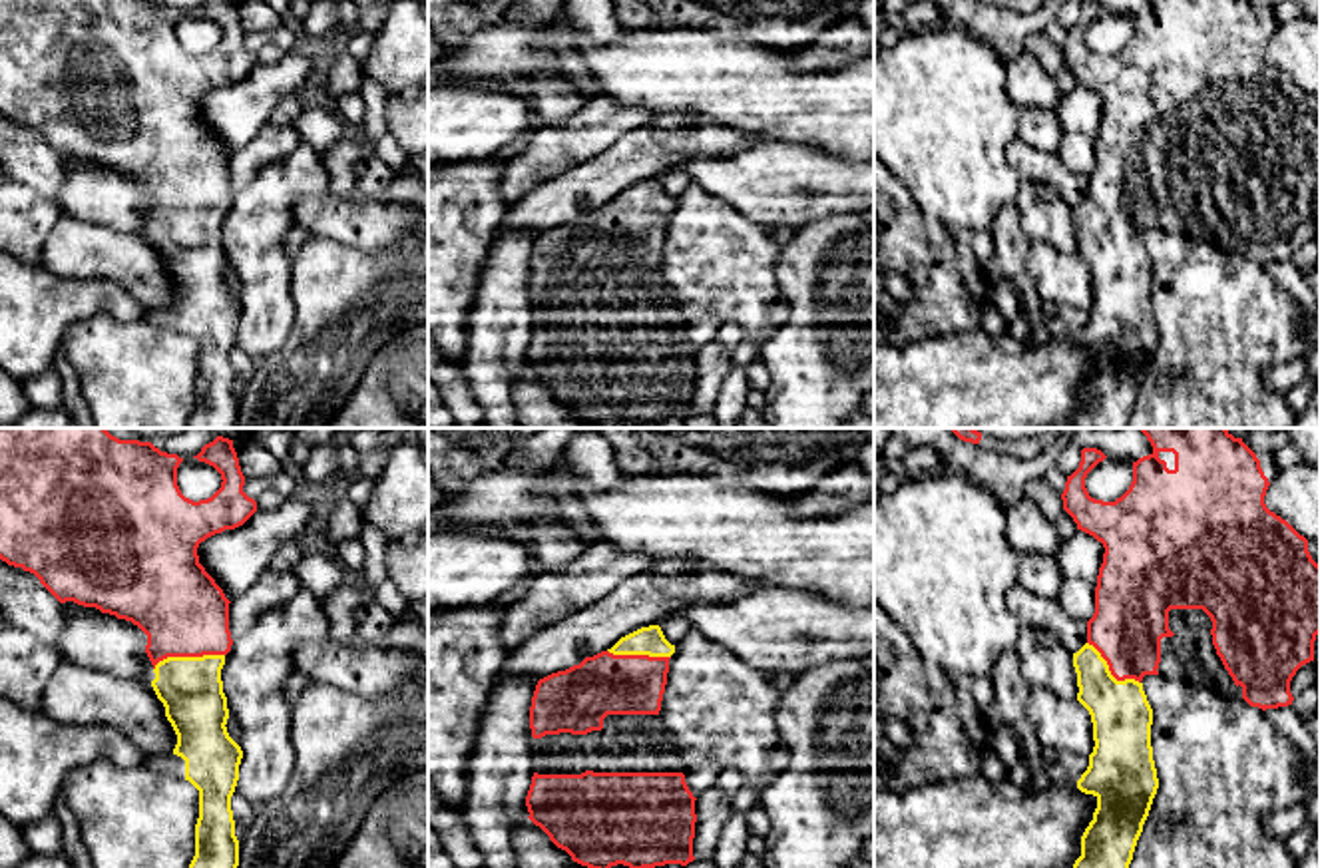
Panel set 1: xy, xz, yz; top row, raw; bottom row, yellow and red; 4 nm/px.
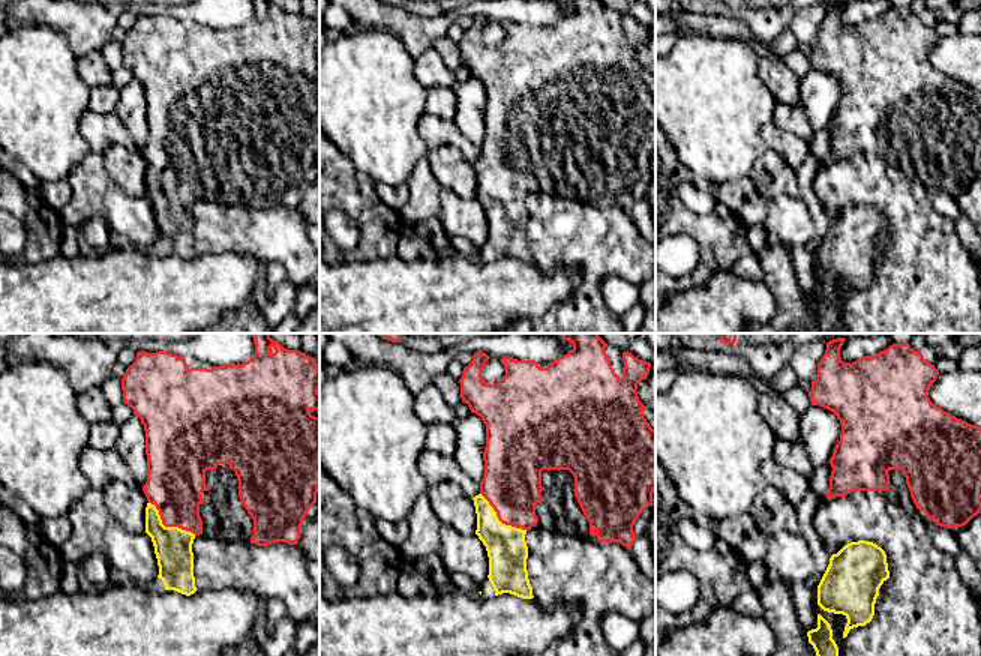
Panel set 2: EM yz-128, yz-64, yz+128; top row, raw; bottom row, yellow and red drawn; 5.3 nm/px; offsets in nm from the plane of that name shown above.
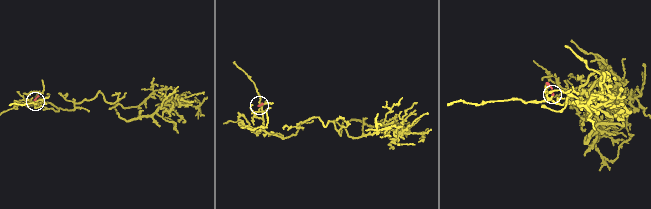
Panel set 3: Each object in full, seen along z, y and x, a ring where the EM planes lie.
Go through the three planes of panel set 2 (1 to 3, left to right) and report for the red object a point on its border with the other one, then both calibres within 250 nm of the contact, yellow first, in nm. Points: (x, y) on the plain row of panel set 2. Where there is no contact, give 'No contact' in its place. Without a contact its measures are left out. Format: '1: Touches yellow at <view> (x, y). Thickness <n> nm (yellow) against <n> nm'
1: Touches yellow at yz-128 (168, 191). Thickness 200 nm (yellow) against 300 nm
2: Touches yellow at yz-64 (498, 183). Thickness 220 nm (yellow) against 320 nm
3: No contact

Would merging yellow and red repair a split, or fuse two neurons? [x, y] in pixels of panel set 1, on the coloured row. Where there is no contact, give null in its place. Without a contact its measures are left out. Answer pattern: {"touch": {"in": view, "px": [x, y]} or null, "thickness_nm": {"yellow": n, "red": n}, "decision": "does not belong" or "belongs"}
{"touch": {"in": "xy", "px": [188, 657]}, "thickness_nm": {"yellow": 260, "red": 360}, "decision": "belongs"}

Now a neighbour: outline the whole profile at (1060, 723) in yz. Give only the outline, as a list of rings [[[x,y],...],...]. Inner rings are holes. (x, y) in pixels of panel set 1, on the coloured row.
[[[1043,687],[1029,693],[1025,719],[1043,749],[1093,753],[1093,723],[1089,711],[1075,699],[1063,699]]]

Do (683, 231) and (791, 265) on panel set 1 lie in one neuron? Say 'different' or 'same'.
different

